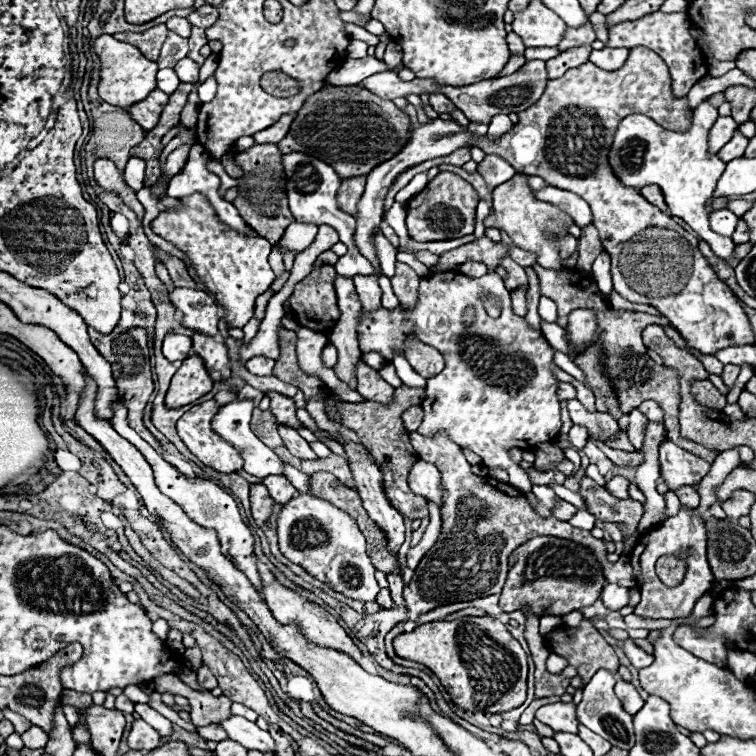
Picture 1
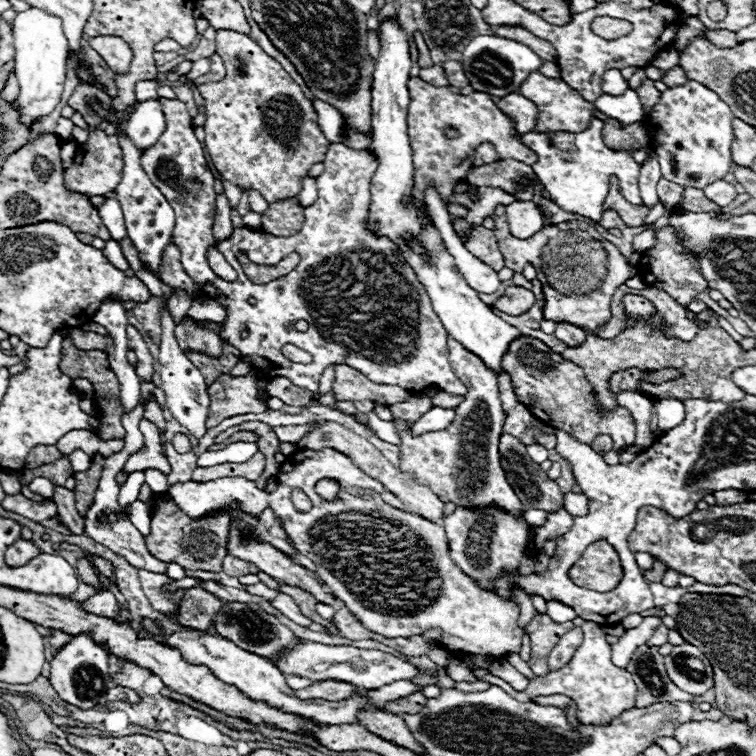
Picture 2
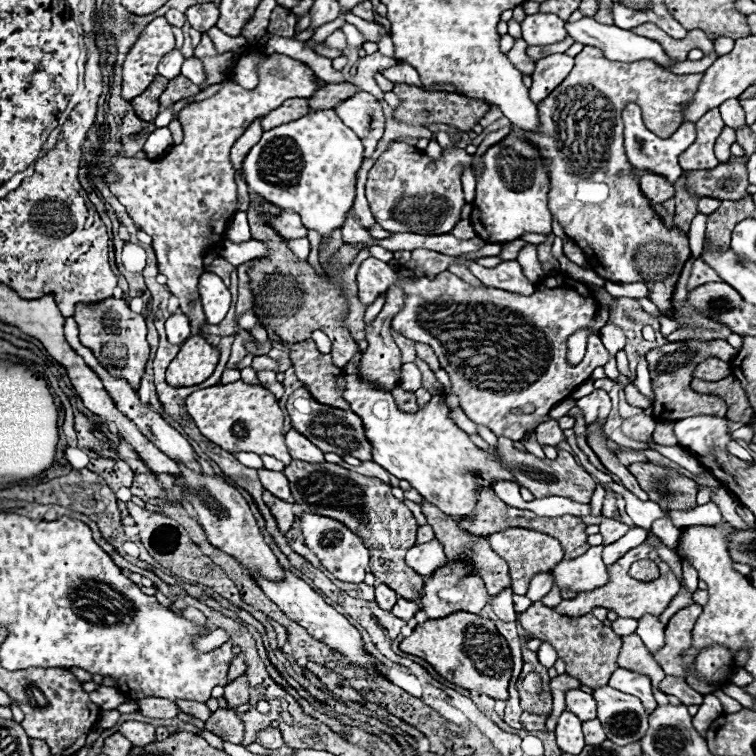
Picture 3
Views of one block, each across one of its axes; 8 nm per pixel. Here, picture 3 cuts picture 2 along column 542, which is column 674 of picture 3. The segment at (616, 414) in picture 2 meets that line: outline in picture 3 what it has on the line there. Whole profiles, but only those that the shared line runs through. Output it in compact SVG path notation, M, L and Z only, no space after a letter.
M688 340L688 342L676 342L676 344L668 342L662 348L650 350L646 354L646 360L648 360L650 376L652 376L656 422L674 422L678 418L686 418L686 416L694 416L694 414L718 414L718 418L722 418L726 414L726 404L718 396L692 392L690 380L692 380L692 372L698 366L698 362L706 360L708 356L732 360L734 354L736 354L736 350L724 340L714 340L714 342Z

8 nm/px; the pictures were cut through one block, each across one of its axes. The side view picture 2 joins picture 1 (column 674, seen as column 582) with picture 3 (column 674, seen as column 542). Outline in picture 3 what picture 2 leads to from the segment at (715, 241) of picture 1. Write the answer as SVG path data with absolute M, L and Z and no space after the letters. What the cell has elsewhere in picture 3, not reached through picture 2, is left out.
M628 104L622 110L622 120L624 120L624 146L626 146L626 156L628 156L630 164L634 168L642 168L646 172L660 174L668 182L676 184L676 180L682 176L682 168L678 164L678 154L682 154L682 150L686 150L686 146L690 146L690 142L694 142L694 134L696 134L694 122L684 122L670 138L660 138L644 126L640 108L636 104Z

